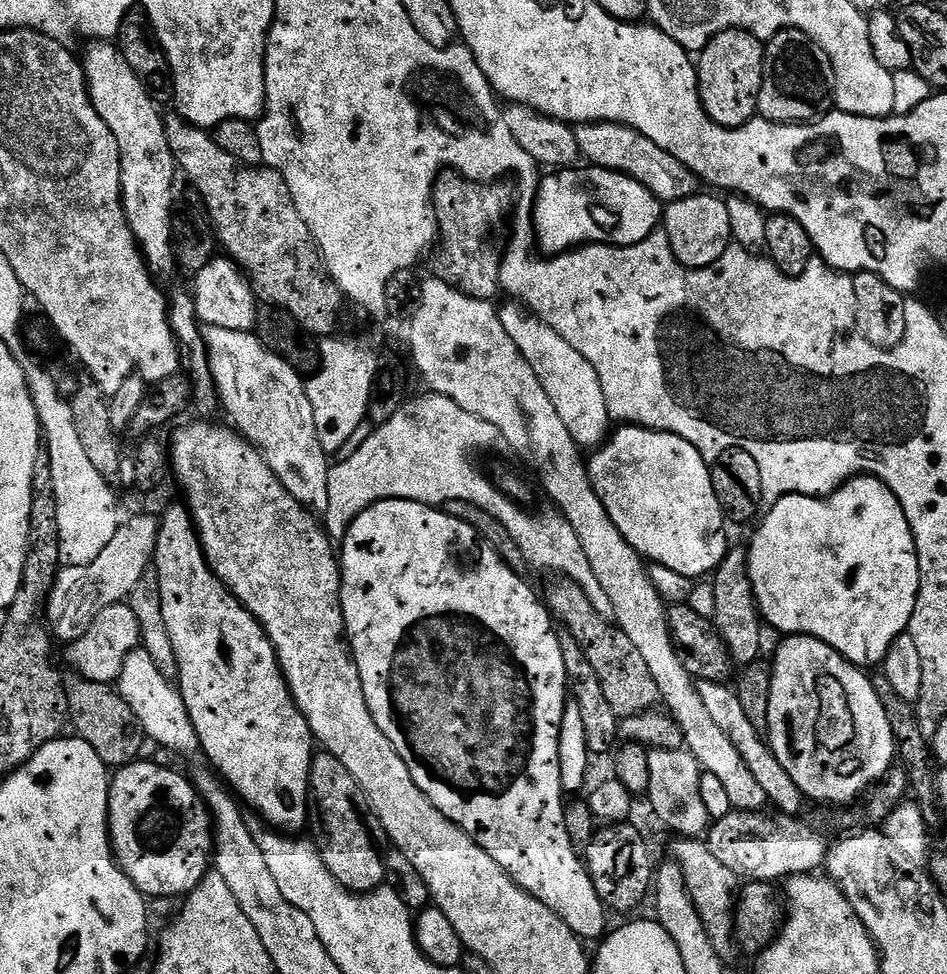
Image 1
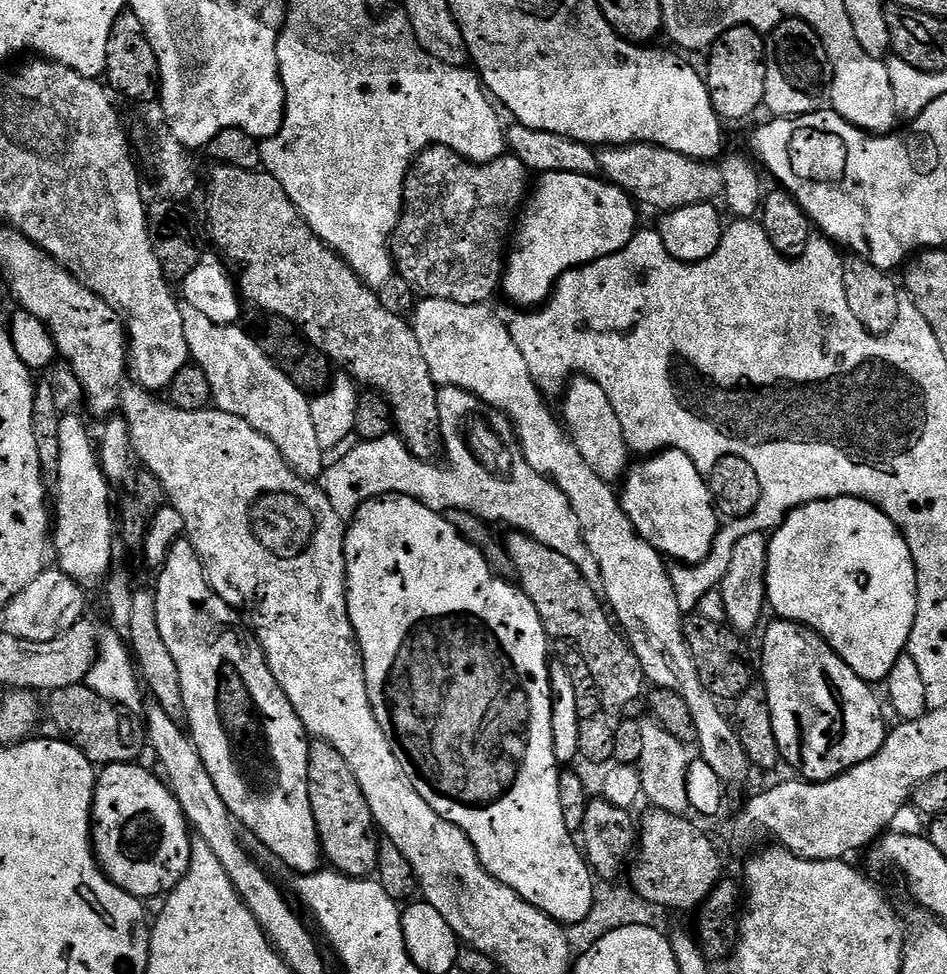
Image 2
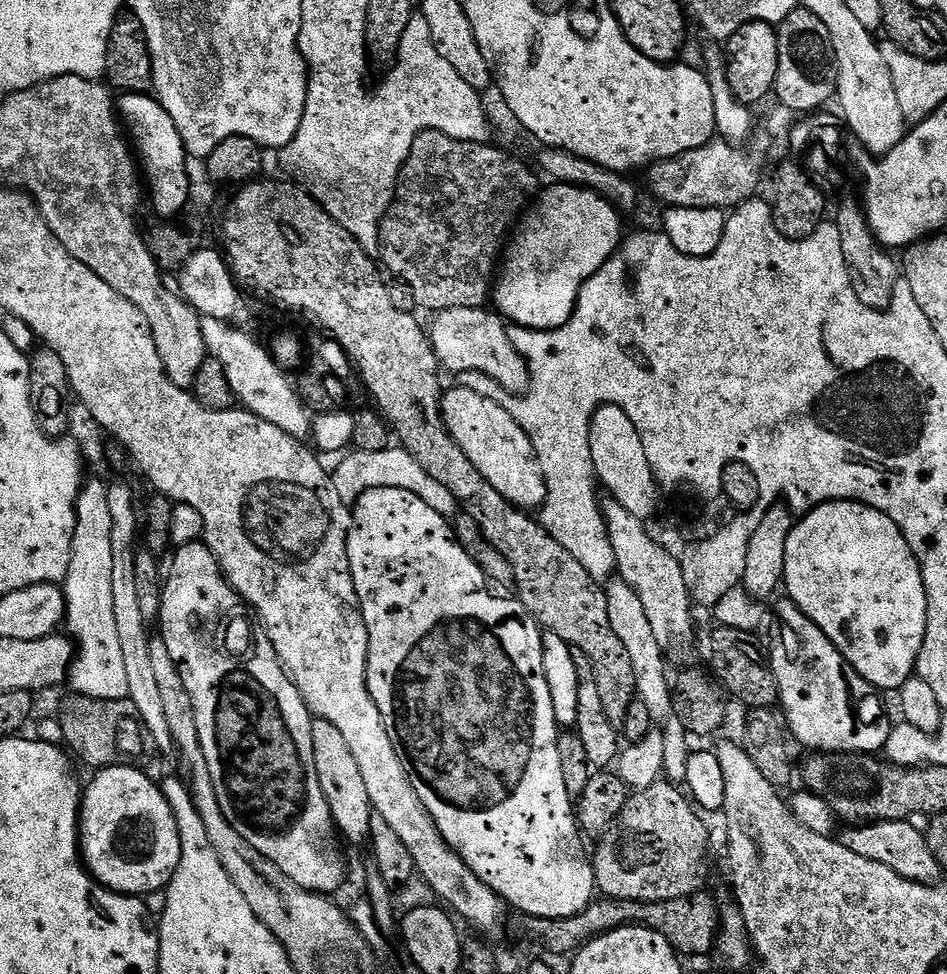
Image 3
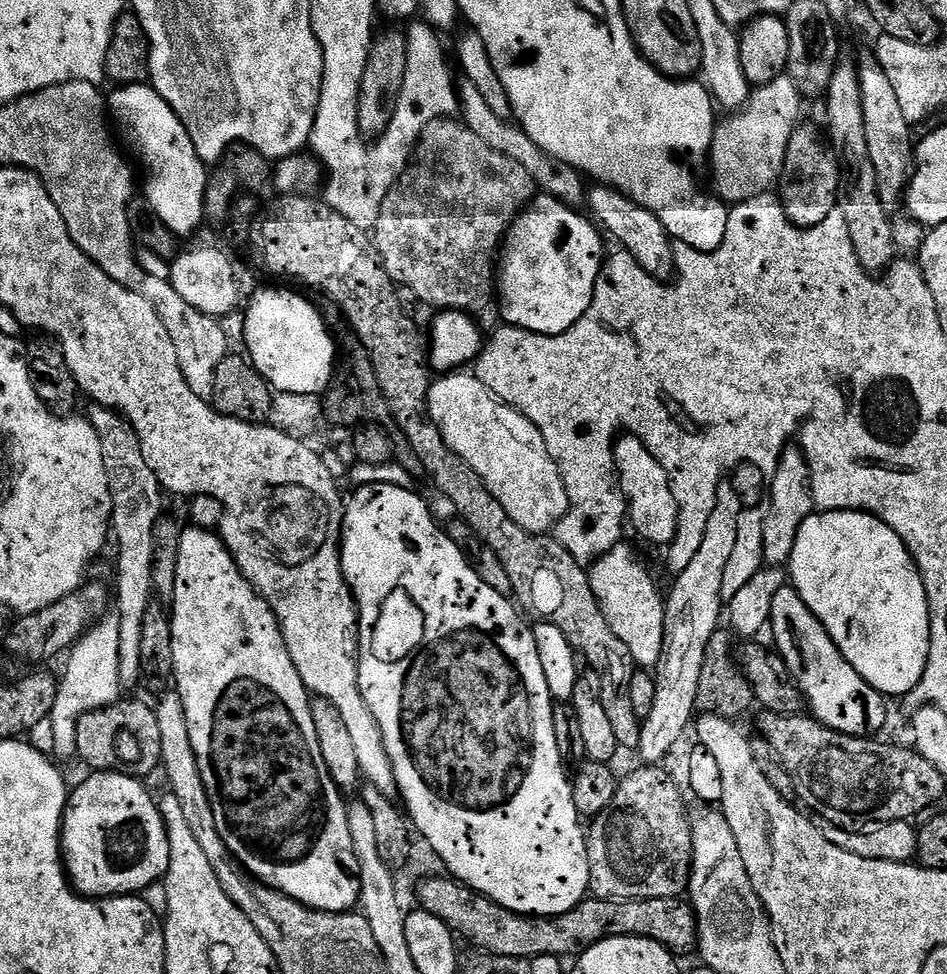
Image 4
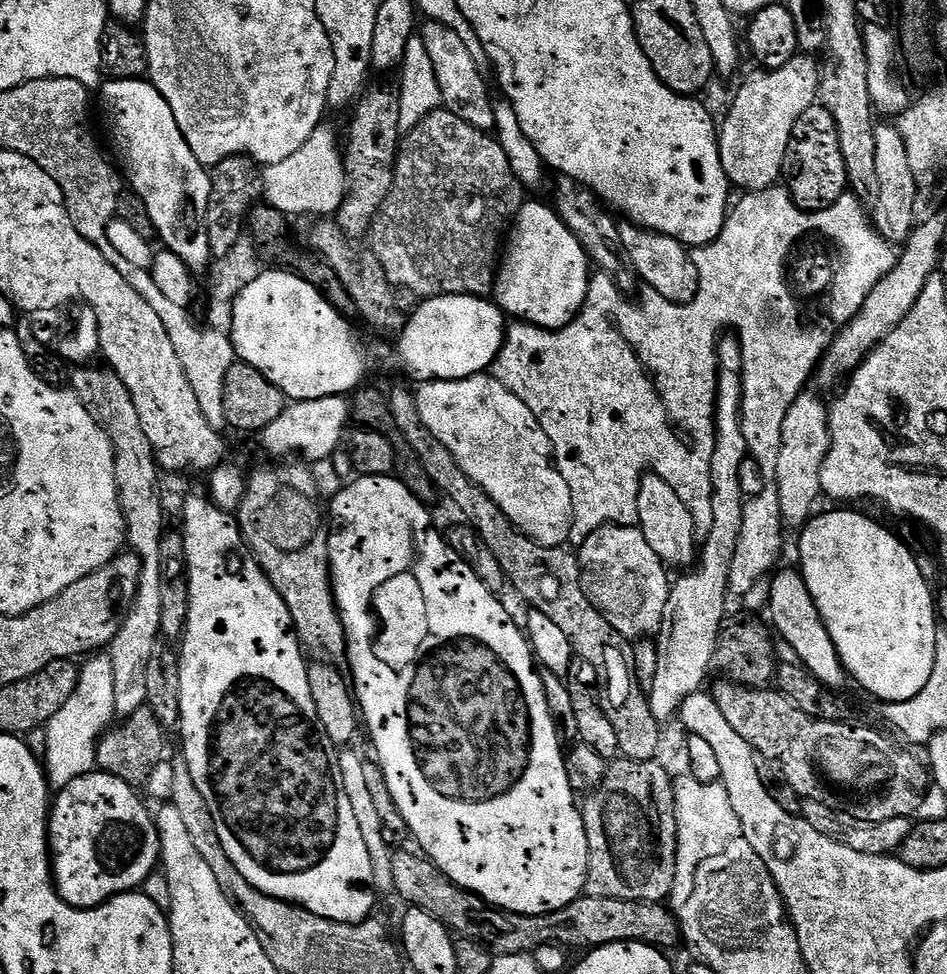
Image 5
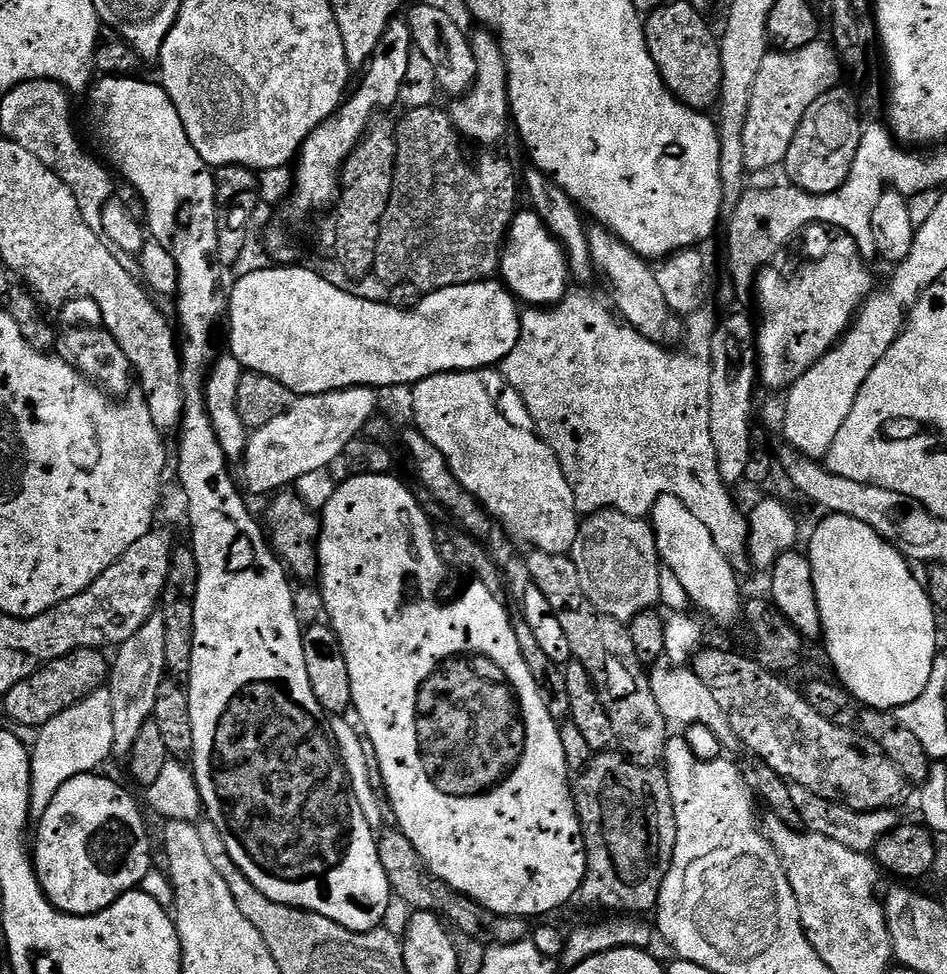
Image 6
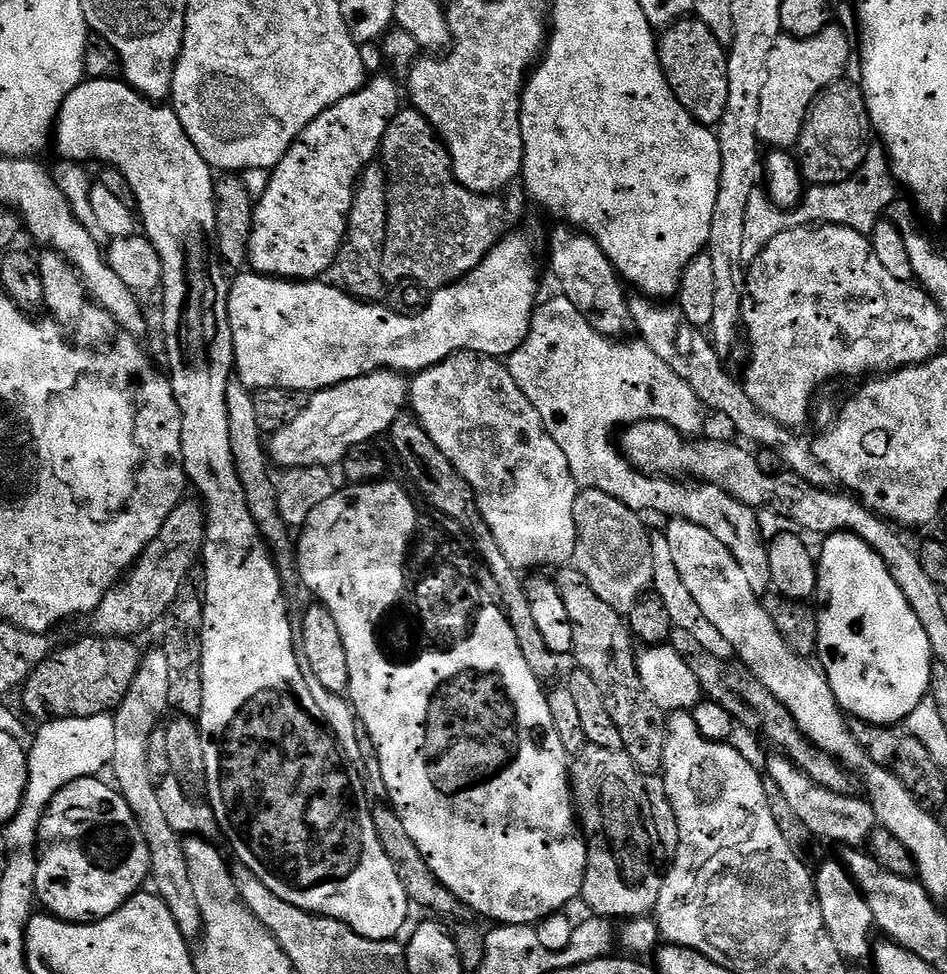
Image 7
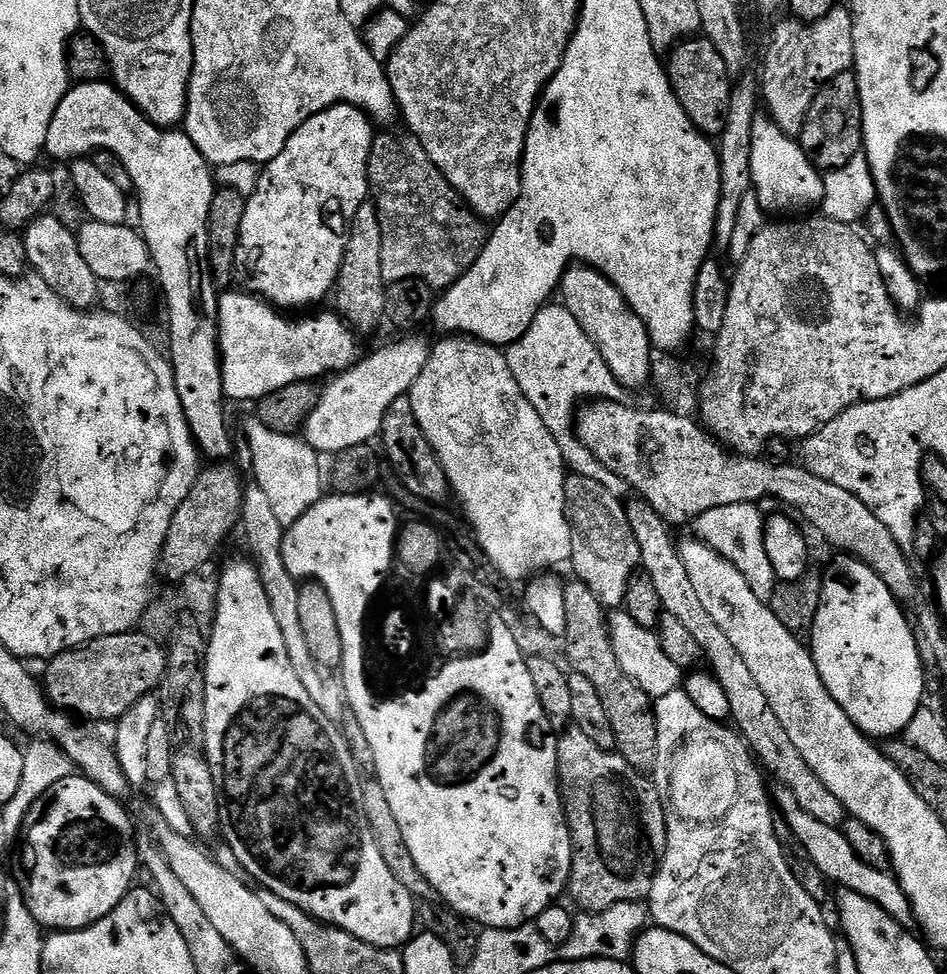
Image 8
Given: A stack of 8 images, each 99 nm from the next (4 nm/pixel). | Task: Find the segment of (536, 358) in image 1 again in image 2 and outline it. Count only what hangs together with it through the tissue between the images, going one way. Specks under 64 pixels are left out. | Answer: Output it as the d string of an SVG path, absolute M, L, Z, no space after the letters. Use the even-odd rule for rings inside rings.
M580 374L567 389L567 396L568 409L565 410L564 416L562 412L562 420L574 446L578 446L582 458L586 458L586 463L594 470L594 474L598 474L598 478L609 482L623 481L630 467L630 440L626 435L625 421L621 420L616 412L616 407L610 402L606 390L602 390L596 380L590 380Z

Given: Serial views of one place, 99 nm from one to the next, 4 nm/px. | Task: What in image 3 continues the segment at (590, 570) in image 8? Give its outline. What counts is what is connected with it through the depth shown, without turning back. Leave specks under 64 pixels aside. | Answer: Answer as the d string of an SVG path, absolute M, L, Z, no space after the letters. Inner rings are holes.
M619 578L610 580L606 584L610 626L614 626L614 634L618 634L618 639L622 641L622 646L626 646L626 654L630 654L630 666L634 666L634 682L636 683L637 697L642 702L646 702L646 706L650 710L650 718L653 722L657 725L664 724L660 725L662 726L664 745L666 746L663 775L669 781L682 782L686 778L686 762L690 755L690 747L688 748L690 736L685 729L684 723L674 714L674 688L670 683L670 676L668 680L668 664L664 661L666 650L662 646L658 646L658 638L654 636L654 629L650 626L649 619L646 618L646 609L642 607L642 598L638 598L636 591L625 580Z

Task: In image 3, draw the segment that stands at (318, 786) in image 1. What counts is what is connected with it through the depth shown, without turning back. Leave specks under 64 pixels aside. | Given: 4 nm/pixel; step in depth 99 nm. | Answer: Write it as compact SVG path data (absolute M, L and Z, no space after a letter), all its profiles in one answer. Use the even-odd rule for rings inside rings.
M313 719L310 739L314 741L314 770L318 770L318 786L322 786L322 794L326 794L326 802L330 806L337 833L347 843L349 840L352 844L367 845L371 834L372 803L370 794L366 794L362 769L354 754L350 754L346 737L331 722Z

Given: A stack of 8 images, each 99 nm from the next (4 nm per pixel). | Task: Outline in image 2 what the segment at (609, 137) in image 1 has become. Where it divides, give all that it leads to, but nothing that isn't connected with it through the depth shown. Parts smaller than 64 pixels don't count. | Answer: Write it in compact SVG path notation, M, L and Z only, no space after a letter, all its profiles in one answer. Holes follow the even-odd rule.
M657 144L608 146L599 153L599 158L601 171L607 179L641 205L649 204L657 208L660 214L673 212L675 208L719 201L724 191L724 179L715 163L704 158L678 154Z

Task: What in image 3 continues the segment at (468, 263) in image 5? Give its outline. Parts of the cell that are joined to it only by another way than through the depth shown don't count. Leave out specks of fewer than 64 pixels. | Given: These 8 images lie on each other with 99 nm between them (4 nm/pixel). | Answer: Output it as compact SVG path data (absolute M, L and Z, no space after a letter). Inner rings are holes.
M430 130L418 134L414 138L414 146L410 146L410 154L406 158L404 168L400 172L400 179L396 185L396 199L384 215L380 224L380 246L379 255L384 255L383 267L396 275L395 279L410 290L414 290L414 298L421 309L429 308L429 313L445 312L447 308L482 308L489 303L494 292L494 277L498 272L498 253L505 247L506 237L510 229L521 219L522 213L529 207L530 201L537 195L536 176L516 156L495 148L495 143L475 144L458 138L450 138L450 134L442 134L438 130Z

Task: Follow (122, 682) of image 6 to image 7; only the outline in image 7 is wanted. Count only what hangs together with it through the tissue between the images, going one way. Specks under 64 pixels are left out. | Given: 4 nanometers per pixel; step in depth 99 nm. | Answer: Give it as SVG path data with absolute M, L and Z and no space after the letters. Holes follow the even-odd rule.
M163 650L155 651L145 651L141 655L140 669L134 674L134 680L130 682L130 688L126 690L122 702L114 710L114 758L110 773L112 772L111 779L116 791L122 794L126 806L130 806L134 814L140 836L146 840L150 884L153 884L151 887L155 895L168 907L170 914L174 914L174 922L178 922L178 930L182 930L184 939L196 942L202 935L202 918L198 902L194 899L194 886L190 882L190 872L184 858L182 836L166 822L158 803L157 781L153 780L148 769L150 734L154 734L154 730L161 727L165 719L164 712L169 711L170 698L166 654Z

